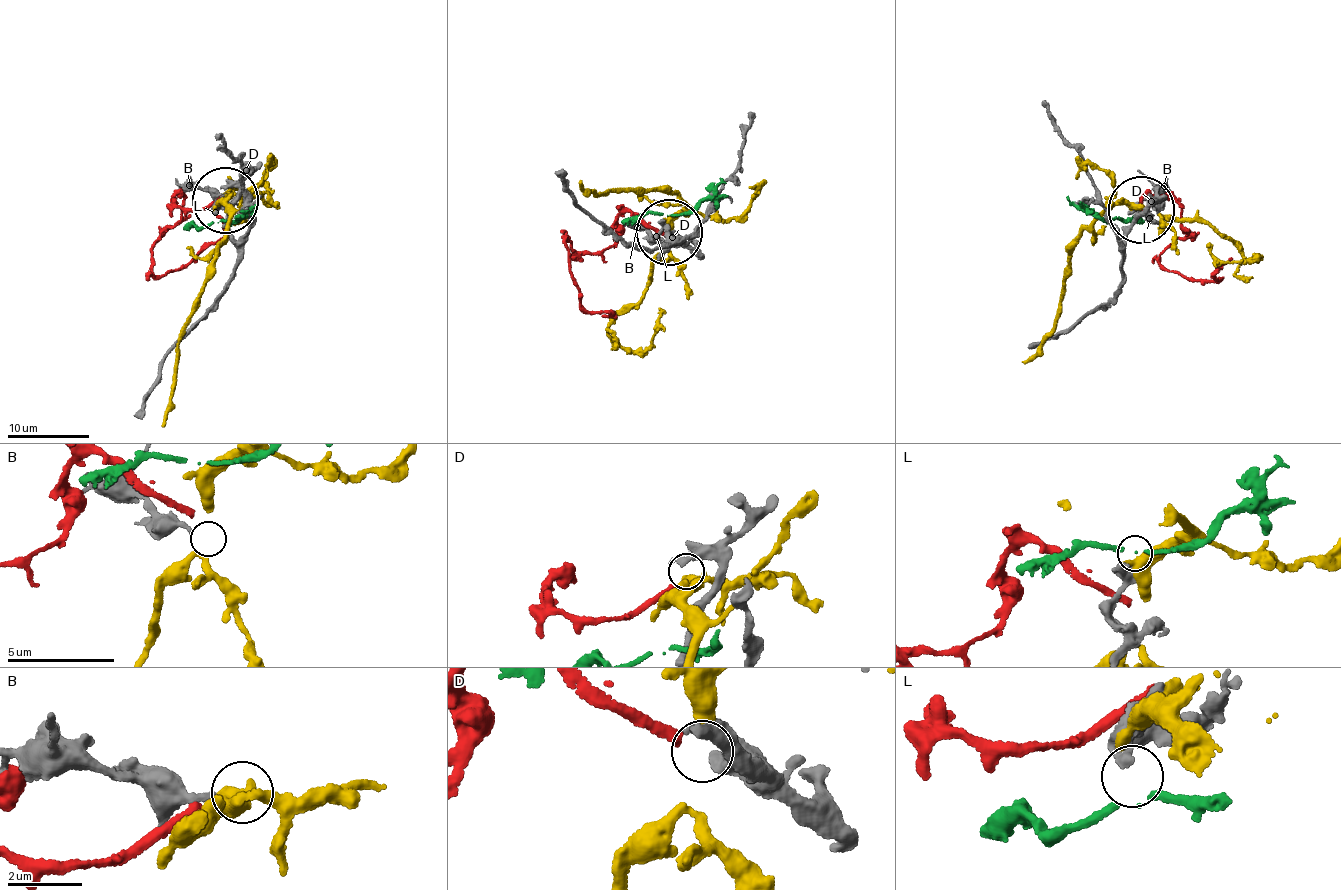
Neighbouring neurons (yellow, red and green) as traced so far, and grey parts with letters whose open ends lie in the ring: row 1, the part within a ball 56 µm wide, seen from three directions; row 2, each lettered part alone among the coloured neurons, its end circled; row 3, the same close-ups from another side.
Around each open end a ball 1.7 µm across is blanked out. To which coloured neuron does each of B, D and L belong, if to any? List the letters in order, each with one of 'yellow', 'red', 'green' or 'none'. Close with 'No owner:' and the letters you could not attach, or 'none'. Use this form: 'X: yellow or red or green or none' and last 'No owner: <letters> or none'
B: none
D: red
L: green
No owner: B

